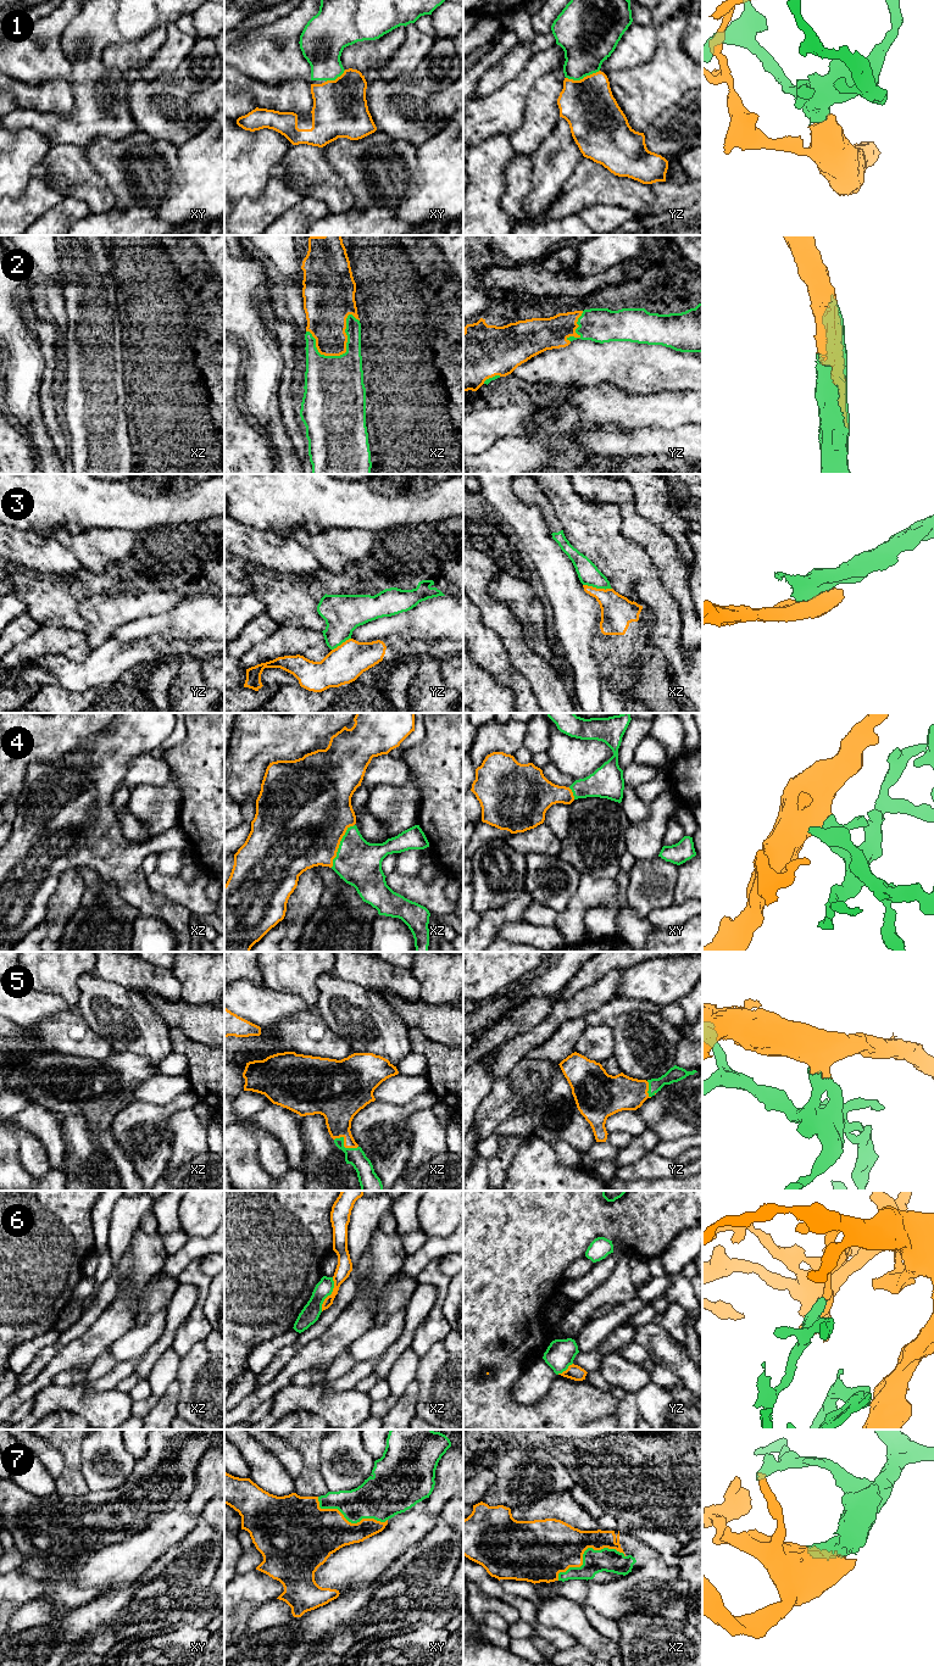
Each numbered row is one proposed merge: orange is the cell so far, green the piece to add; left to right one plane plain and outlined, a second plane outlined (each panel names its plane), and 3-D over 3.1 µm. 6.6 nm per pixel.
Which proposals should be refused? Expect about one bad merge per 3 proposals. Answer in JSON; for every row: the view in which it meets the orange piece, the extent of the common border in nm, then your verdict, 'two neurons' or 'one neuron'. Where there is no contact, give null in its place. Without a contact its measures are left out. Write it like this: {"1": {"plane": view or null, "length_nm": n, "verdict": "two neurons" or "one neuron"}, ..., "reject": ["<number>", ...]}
{"1": {"plane": "yz", "length_nm": 240, "verdict": "one neuron"}, "2": {"plane": "xz", "length_nm": 360, "verdict": "one neuron"}, "3": {"plane": "xz", "length_nm": 190, "verdict": "two neurons"}, "4": {"plane": "xz", "length_nm": 320, "verdict": "one neuron"}, "5": {"plane": "xz", "length_nm": 170, "verdict": "one neuron"}, "6": {"plane": "xz", "length_nm": 240, "verdict": "two neurons"}, "7": {"plane": "xz", "length_nm": 480, "verdict": "one neuron"}, "reject": ["3", "6"]}

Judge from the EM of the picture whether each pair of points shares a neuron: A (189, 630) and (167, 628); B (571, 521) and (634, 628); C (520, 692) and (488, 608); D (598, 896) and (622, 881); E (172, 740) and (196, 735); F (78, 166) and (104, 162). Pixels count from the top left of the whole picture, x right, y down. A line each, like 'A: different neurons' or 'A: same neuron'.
A: same neuron
B: different neurons
C: different neurons
D: different neurons
E: different neurons
F: different neurons

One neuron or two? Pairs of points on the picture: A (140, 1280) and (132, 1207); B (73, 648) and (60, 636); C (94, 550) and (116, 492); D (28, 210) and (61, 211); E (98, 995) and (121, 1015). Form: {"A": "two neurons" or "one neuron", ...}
{"A": "two neurons", "B": "one neuron", "C": "two neurons", "D": "two neurons", "E": "one neuron"}

